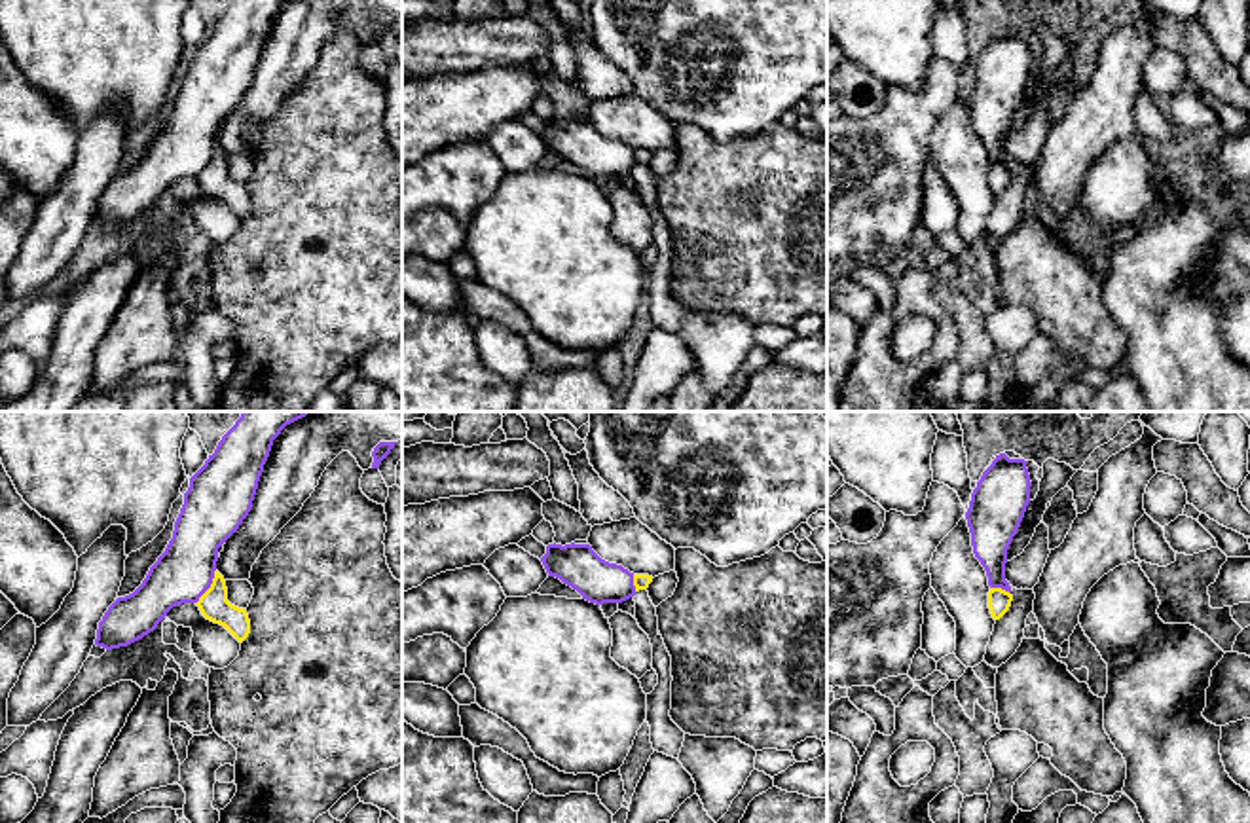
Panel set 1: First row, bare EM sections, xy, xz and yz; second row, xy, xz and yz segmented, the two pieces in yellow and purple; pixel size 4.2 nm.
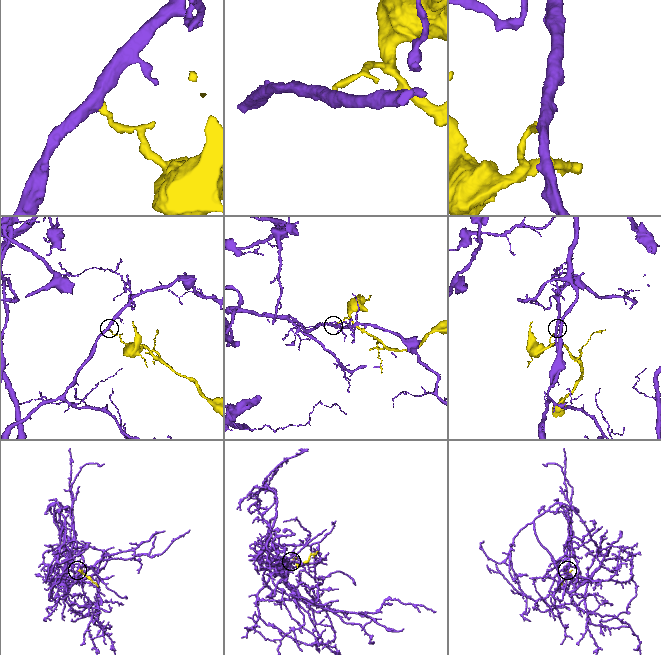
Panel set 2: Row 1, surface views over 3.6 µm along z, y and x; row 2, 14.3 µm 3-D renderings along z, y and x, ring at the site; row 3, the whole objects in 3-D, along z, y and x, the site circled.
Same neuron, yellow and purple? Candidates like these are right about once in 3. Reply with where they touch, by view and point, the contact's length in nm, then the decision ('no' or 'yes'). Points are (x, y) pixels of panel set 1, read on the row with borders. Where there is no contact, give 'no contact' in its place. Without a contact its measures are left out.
contact xy (211, 586); length 170 nm; no

